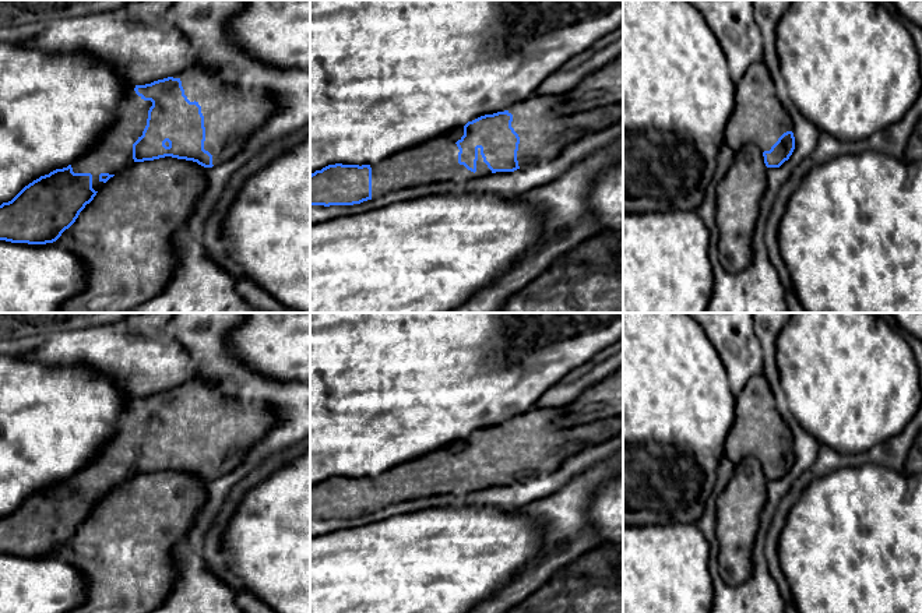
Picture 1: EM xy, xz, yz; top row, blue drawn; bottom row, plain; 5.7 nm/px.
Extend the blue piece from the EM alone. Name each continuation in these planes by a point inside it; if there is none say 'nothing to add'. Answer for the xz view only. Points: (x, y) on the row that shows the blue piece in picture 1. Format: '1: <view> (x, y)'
1: xz (544, 131)
2: xz (436, 159)

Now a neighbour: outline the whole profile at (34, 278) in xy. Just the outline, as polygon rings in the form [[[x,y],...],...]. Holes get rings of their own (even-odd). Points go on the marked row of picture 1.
[[[0,240],[0,313],[59,313],[87,283],[80,256],[54,243]]]

